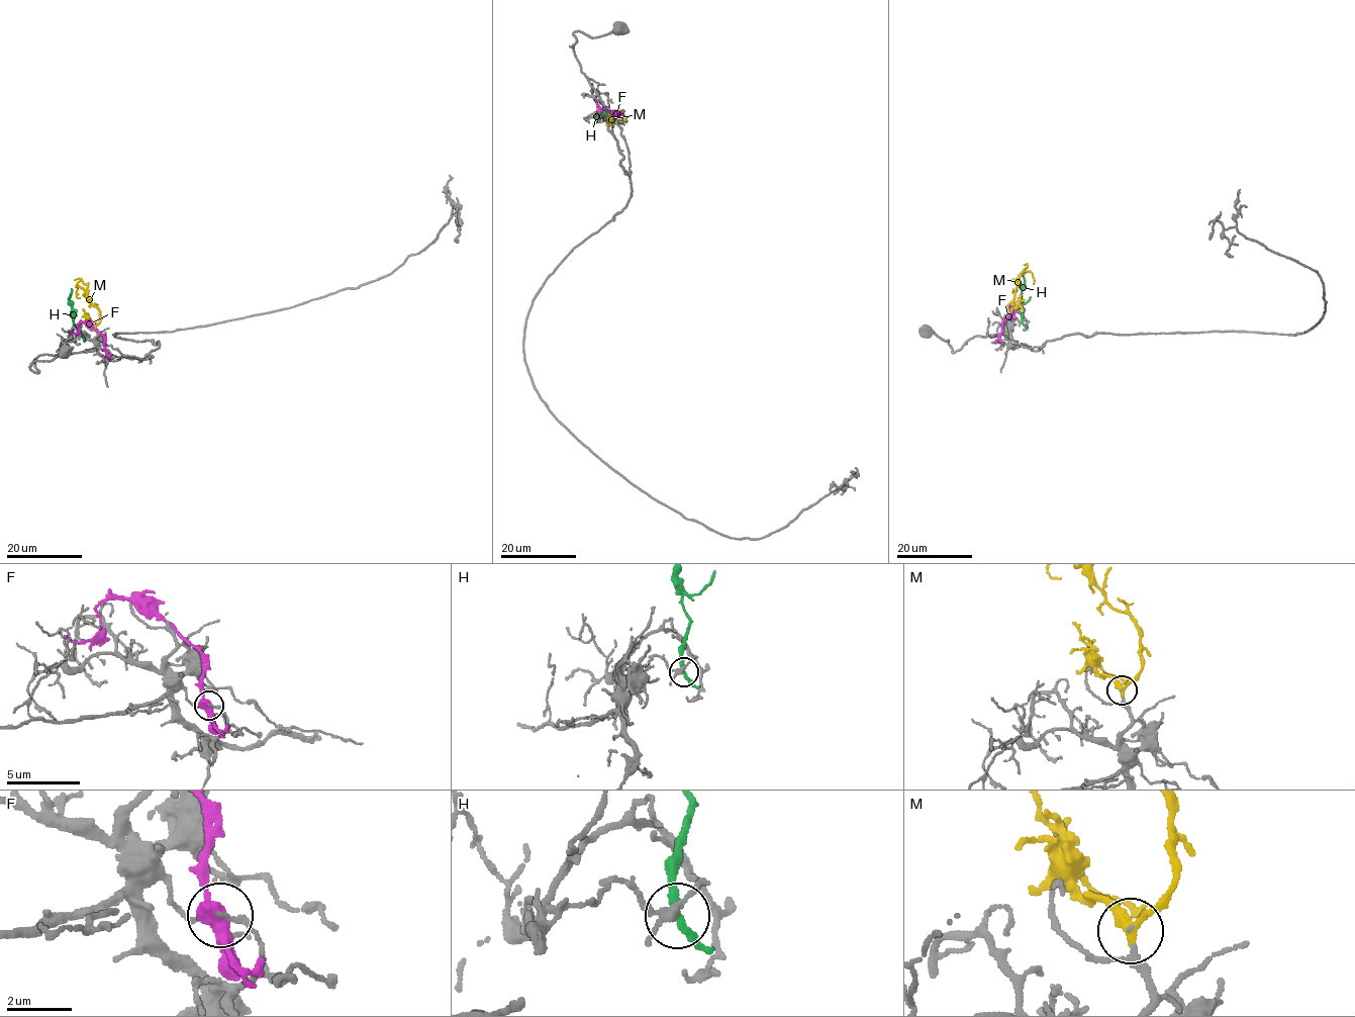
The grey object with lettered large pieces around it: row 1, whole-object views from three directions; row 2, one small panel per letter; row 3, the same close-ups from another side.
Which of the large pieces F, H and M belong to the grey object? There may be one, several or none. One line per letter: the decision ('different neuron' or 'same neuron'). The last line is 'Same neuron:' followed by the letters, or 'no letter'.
F: different neuron
H: different neuron
M: same neuron
Same neuron: M

